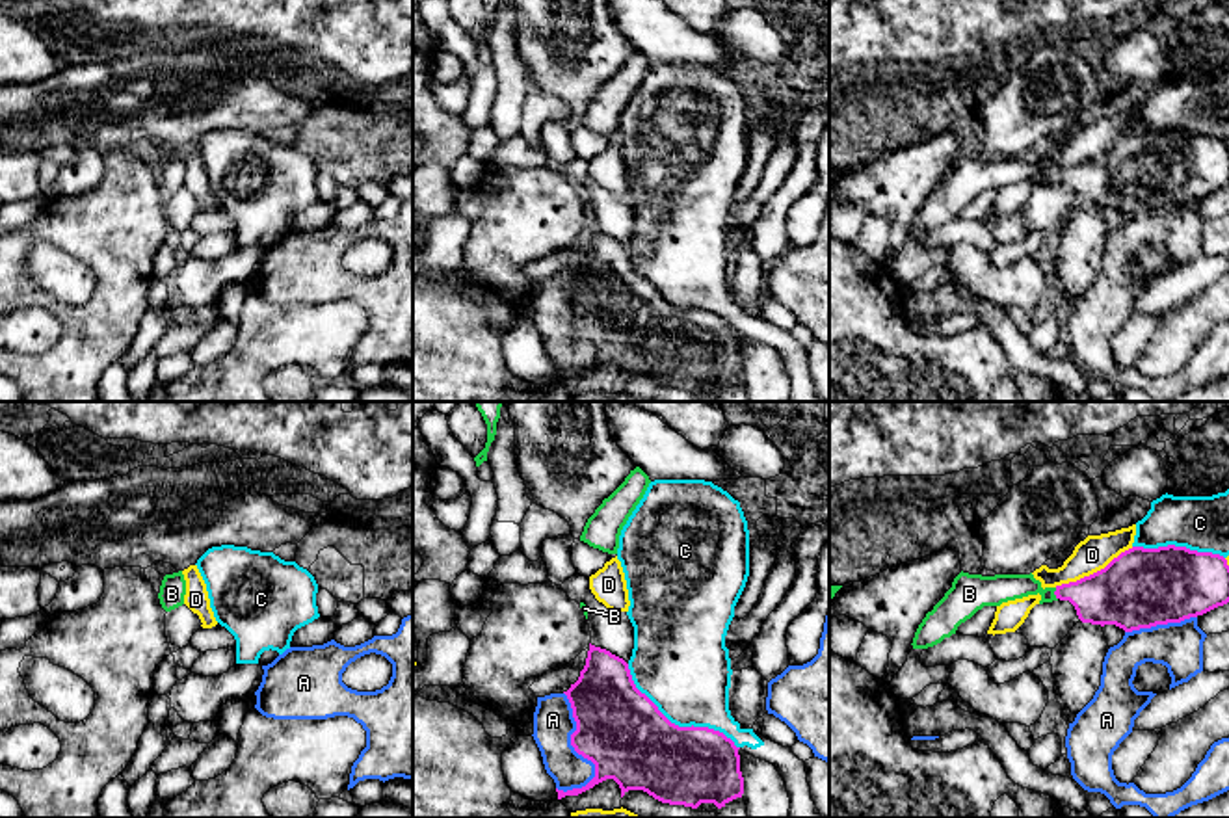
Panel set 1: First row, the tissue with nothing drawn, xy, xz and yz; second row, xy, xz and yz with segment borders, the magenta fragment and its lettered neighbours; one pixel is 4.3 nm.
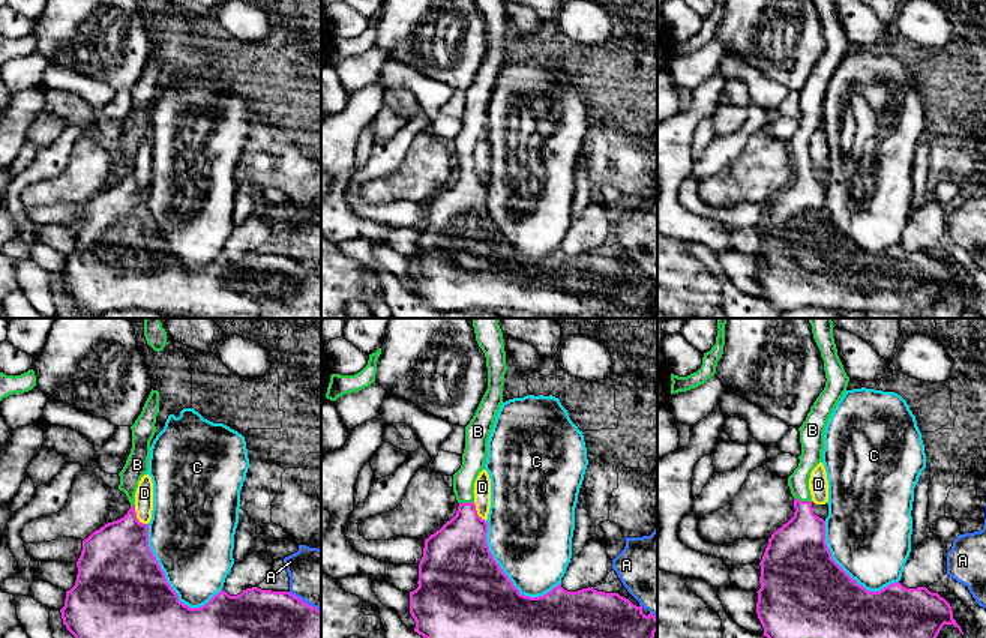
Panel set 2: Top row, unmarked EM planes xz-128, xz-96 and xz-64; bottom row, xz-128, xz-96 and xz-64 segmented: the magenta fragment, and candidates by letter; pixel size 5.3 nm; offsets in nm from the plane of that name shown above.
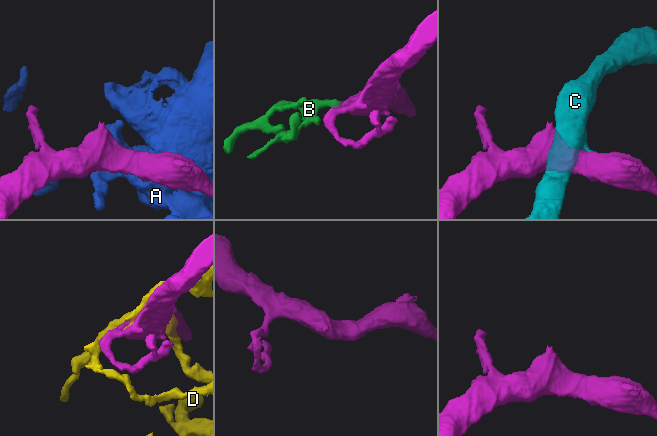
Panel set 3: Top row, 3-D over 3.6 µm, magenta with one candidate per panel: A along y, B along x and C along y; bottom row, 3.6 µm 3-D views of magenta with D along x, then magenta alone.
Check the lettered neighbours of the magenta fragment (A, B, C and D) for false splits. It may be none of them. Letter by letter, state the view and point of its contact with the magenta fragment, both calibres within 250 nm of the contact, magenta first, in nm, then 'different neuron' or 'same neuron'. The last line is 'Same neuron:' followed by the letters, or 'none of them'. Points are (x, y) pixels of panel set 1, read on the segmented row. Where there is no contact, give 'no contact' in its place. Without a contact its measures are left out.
A: xz (575, 750) | 380/180 nm | different neuron
B: yz (1055, 593) | 260/130 nm | same neuron
C: xz (677, 725) | 380/400 nm | different neuron
D: yz (1094, 573) | 340/150 nm | different neuron
Same neuron: B

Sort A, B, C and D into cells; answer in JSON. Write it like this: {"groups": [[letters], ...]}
{"groups": [["A"], ["B"], ["C"], ["D"]]}

